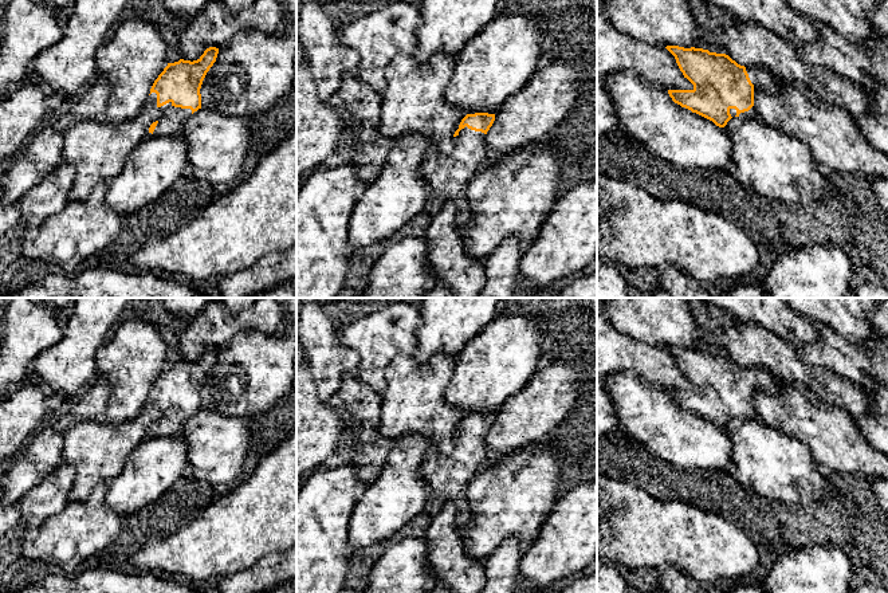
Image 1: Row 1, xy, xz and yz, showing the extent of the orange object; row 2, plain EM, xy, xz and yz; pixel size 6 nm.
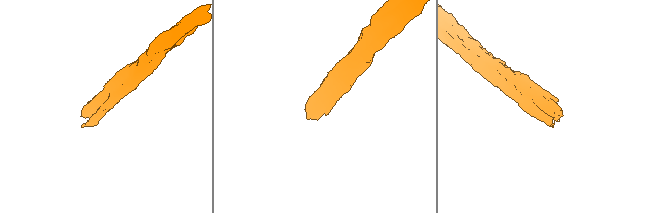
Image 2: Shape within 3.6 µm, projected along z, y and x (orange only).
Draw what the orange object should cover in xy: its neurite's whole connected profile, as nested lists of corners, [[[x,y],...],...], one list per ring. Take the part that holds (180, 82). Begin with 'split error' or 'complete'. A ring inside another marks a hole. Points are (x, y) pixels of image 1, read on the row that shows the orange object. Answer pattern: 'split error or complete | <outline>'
split error | [[[209,47],[197,60],[168,63],[154,80],[145,105],[162,111],[161,118],[150,125],[149,133],[176,136],[185,121],[201,109],[200,89],[217,54],[219,48]]]

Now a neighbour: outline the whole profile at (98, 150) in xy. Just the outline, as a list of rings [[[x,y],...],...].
[[[145,106],[141,113],[118,125],[102,119],[82,119],[64,131],[62,162],[71,164],[75,178],[70,201],[85,201],[99,182],[109,182],[125,168],[129,154],[142,142],[162,111]]]

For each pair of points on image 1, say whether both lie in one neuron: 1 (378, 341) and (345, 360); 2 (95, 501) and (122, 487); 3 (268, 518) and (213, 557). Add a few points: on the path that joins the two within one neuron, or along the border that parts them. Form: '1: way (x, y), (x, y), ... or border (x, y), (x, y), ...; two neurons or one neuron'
1: border (340, 332), (340, 340), (358, 354), (356, 370); two neurons
2: border (106, 483), (105, 503), (122, 517); two neurons
3: way (255, 521), (244, 526), (227, 544); one neuron

